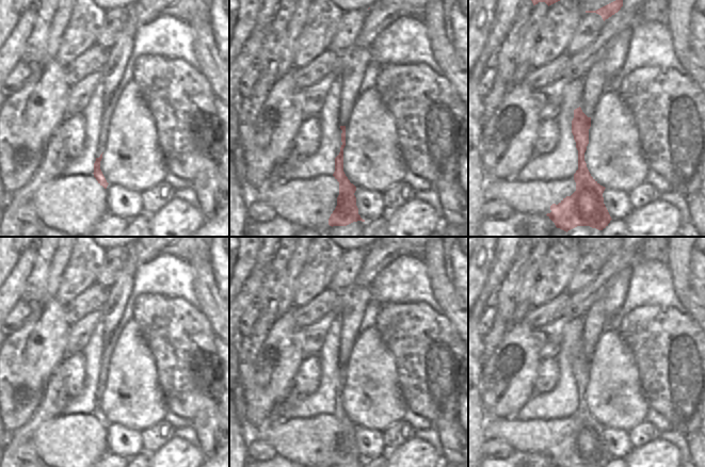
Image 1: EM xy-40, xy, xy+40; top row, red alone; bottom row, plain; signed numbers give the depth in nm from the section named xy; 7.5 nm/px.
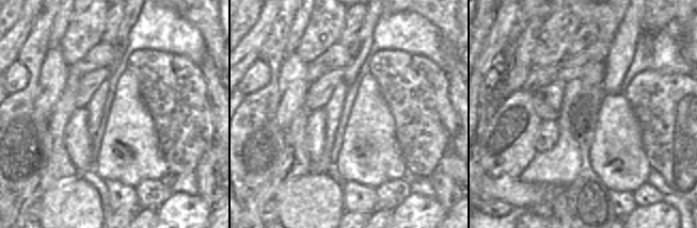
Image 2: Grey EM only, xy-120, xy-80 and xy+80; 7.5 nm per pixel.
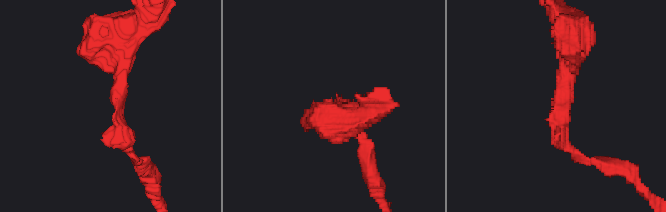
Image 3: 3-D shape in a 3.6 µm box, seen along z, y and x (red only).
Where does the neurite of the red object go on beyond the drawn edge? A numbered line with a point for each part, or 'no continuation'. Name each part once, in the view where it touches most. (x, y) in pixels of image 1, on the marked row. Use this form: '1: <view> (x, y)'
no continuation

